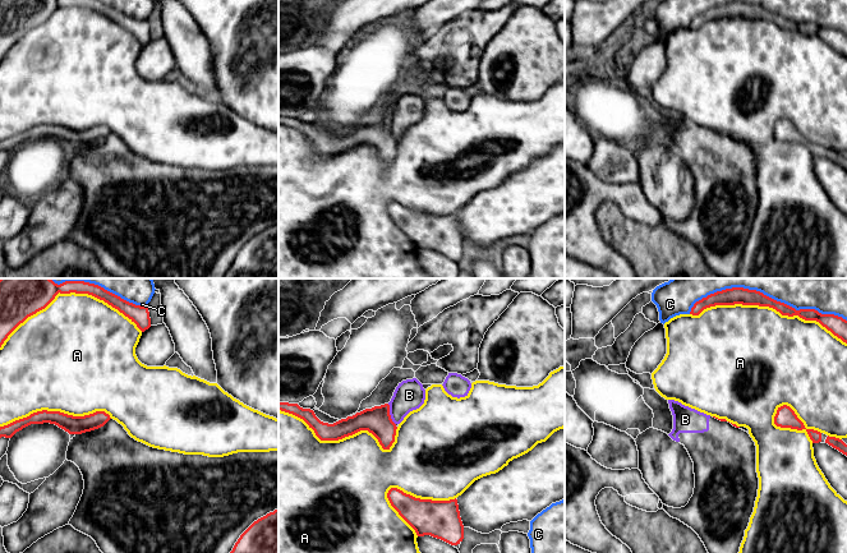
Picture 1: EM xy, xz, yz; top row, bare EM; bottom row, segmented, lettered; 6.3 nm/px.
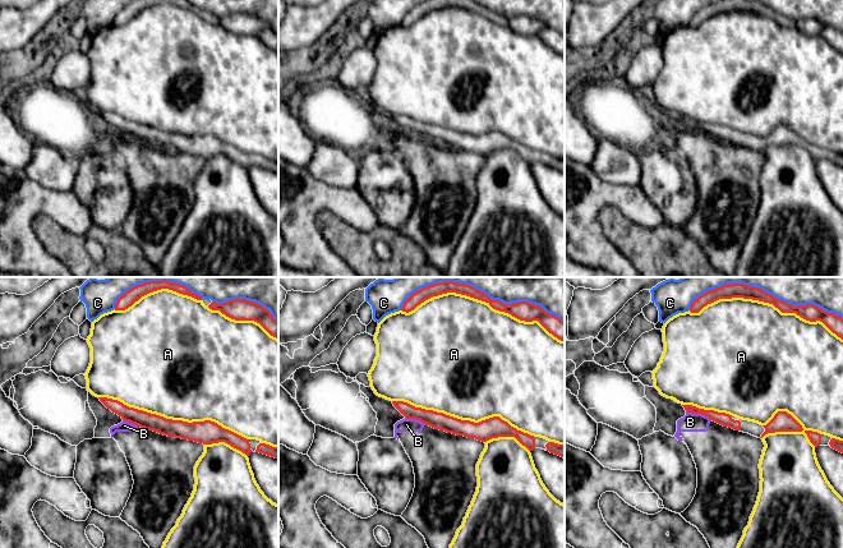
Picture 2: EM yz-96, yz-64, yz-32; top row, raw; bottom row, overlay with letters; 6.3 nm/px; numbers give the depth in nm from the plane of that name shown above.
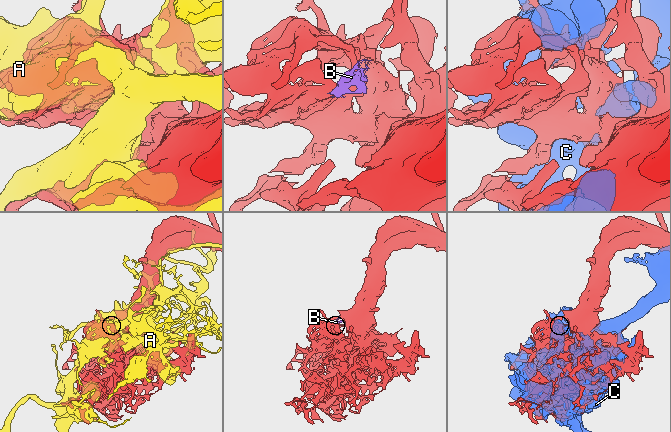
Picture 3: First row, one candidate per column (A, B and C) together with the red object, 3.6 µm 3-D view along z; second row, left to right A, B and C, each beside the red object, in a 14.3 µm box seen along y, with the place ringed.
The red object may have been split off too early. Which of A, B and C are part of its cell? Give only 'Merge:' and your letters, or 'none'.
Merge: none

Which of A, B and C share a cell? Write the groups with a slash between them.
A / B / C

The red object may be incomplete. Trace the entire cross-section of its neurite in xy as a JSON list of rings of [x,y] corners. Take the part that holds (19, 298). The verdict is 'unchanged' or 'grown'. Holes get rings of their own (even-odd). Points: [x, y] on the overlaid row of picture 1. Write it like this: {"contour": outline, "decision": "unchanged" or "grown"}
{"contour": [[[0,278],[0,347],[20,323],[45,309],[59,292],[92,295],[118,309],[142,332],[151,327],[147,307],[129,303],[95,284],[65,281],[57,285],[51,278]]], "decision": "unchanged"}

